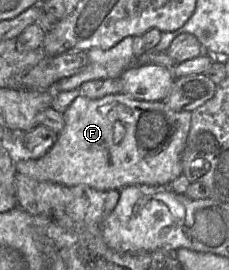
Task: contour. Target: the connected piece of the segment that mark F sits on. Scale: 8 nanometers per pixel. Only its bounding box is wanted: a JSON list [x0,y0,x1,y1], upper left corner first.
[16,93,191,190]

